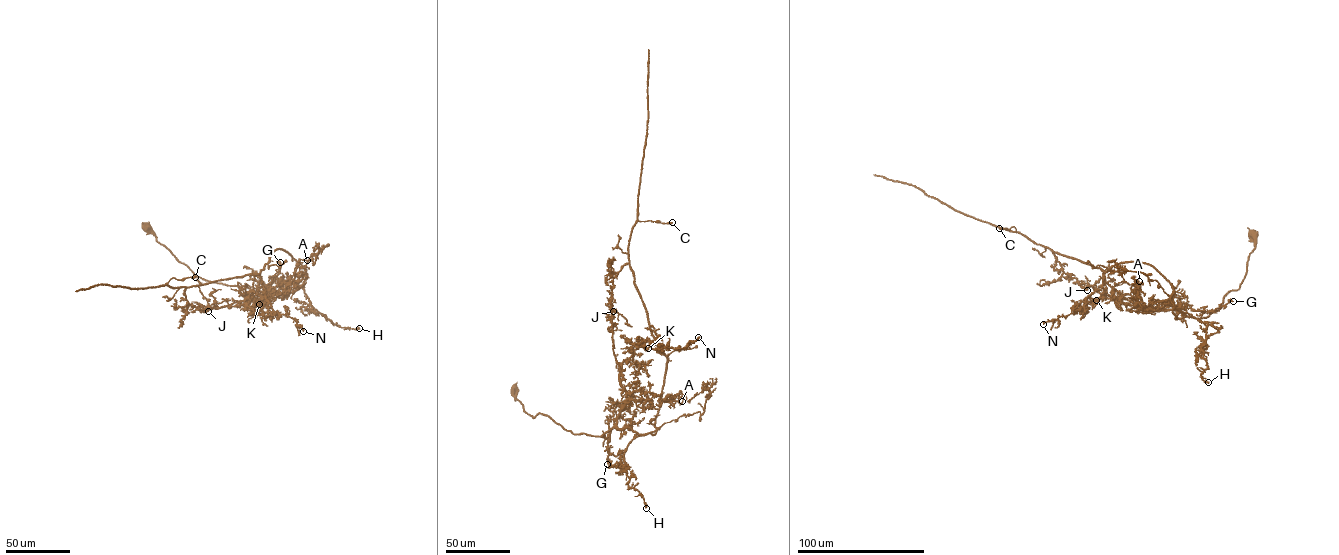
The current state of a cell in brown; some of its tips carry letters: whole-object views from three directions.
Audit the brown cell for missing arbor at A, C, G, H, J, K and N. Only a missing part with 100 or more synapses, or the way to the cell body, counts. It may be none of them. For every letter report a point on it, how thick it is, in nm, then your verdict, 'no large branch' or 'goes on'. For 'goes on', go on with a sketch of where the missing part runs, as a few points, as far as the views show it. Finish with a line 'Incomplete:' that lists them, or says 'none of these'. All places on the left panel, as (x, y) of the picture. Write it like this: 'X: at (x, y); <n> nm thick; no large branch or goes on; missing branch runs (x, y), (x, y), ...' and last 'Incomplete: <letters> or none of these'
A: at (307, 260); 150 nm thick; no large branch
C: at (195, 277); 600 nm thick; no large branch
G: at (280, 262); 170 nm thick; no large branch
H: at (359, 328); 400 nm thick; no large branch
J: at (208, 311); 160 nm thick; no large branch
K: at (259, 304); 200 nm thick; no large branch
N: at (303, 331); 220 nm thick; no large branch
Incomplete: none of these

